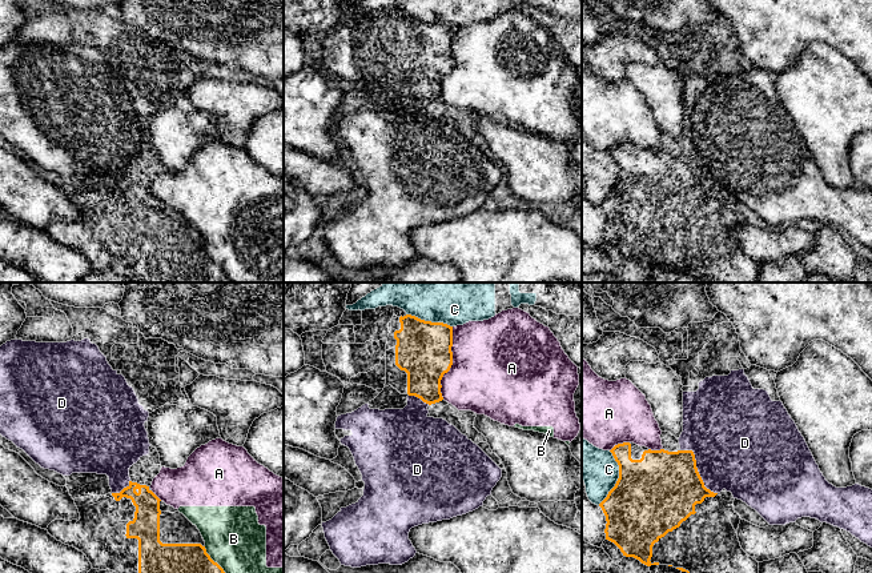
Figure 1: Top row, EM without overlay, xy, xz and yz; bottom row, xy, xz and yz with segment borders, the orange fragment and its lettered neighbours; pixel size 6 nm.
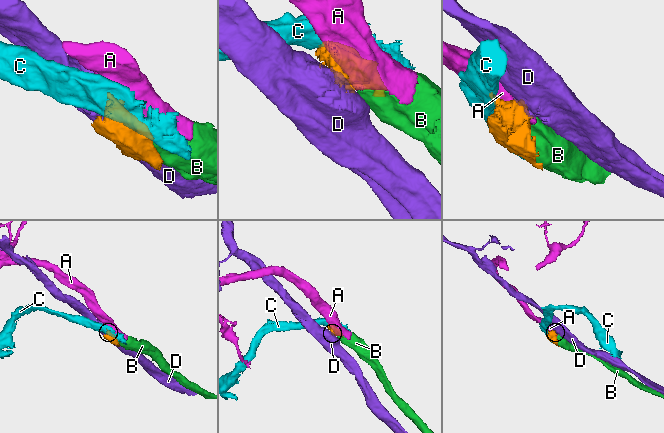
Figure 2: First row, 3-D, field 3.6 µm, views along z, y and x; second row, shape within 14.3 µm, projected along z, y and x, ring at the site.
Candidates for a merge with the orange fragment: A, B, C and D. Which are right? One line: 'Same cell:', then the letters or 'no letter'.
Same cell: no letter

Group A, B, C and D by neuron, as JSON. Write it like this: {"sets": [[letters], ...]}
{"sets": [["A", "B"], ["C"], ["D"]]}

